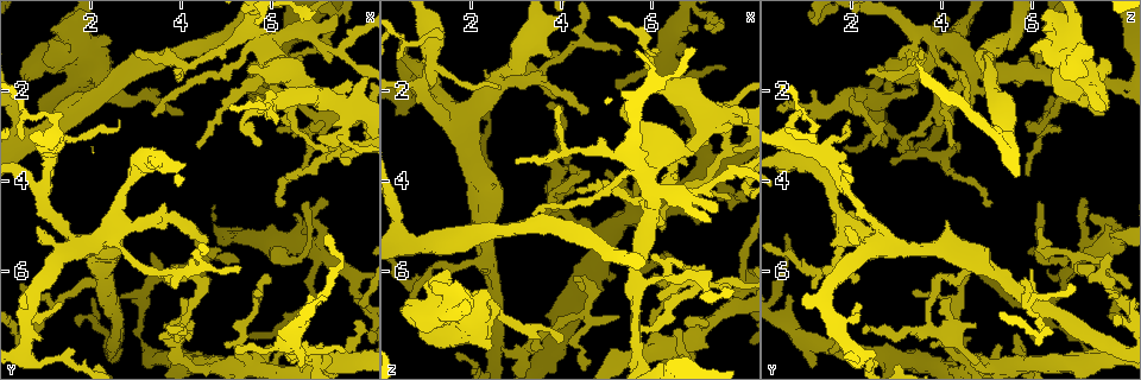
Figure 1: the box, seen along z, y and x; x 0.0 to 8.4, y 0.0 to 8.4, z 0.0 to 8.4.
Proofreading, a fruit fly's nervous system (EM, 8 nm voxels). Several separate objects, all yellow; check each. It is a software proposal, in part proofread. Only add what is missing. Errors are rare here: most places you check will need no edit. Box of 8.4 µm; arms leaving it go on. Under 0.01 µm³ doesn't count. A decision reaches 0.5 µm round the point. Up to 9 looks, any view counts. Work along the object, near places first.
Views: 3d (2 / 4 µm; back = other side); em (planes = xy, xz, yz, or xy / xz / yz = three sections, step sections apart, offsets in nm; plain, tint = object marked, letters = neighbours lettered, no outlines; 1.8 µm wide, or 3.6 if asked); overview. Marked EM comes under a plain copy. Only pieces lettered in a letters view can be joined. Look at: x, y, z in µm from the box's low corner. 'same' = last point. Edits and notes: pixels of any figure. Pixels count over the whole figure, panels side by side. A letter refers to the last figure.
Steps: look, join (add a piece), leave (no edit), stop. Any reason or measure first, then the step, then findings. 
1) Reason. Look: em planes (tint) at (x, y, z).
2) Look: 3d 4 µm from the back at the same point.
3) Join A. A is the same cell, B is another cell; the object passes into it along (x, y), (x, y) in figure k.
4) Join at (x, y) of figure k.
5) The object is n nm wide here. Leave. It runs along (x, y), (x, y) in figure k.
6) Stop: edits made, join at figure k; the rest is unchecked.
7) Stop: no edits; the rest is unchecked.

Sharp bend. Look: em xy step 4 (tint) at (0.55, 7.30, 6.30).

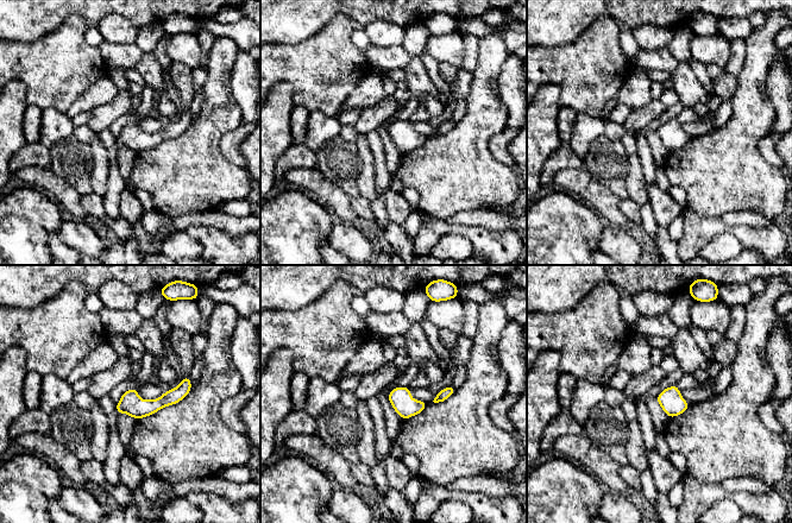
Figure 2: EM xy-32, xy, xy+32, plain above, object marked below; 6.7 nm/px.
See the neighbours. Look: em xy step 4 (letters) at the same point.

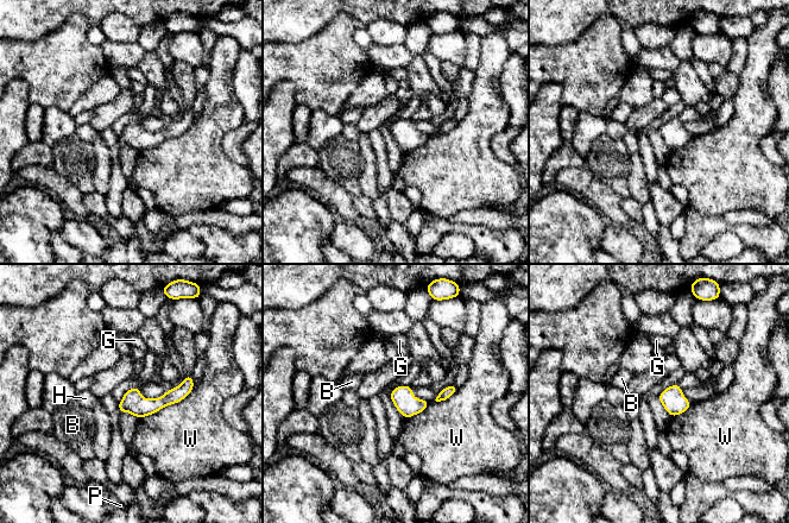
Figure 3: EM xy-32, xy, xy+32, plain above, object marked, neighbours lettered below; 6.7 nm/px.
The longest contact is with W, 420 nm. Leave. B, G, H, P and W are other cells; it runs along (189, 378), (157, 404), (121, 408) in figure 3; none of them fits.

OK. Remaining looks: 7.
Side arm on a straight run. Look: 3d 2 µm from the back at (2.35, 6.35, 5.80).

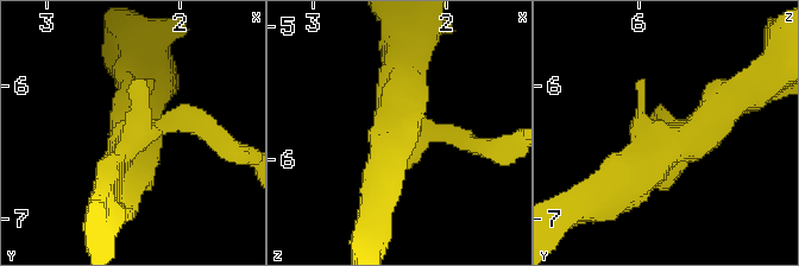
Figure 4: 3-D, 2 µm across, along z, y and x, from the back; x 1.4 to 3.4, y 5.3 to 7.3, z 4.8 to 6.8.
3 arms meet here; the arms are 170, 200, 240 nm wide. Look: em planes (tint) at (2.34, 6.42, 5.78).

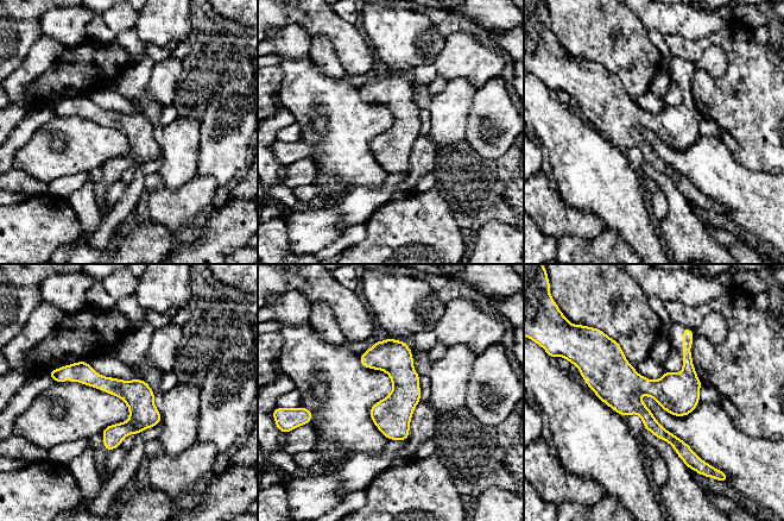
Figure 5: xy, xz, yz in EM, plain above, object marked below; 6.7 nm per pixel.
See the neighbours. Look: em planes (letters) at the same point.

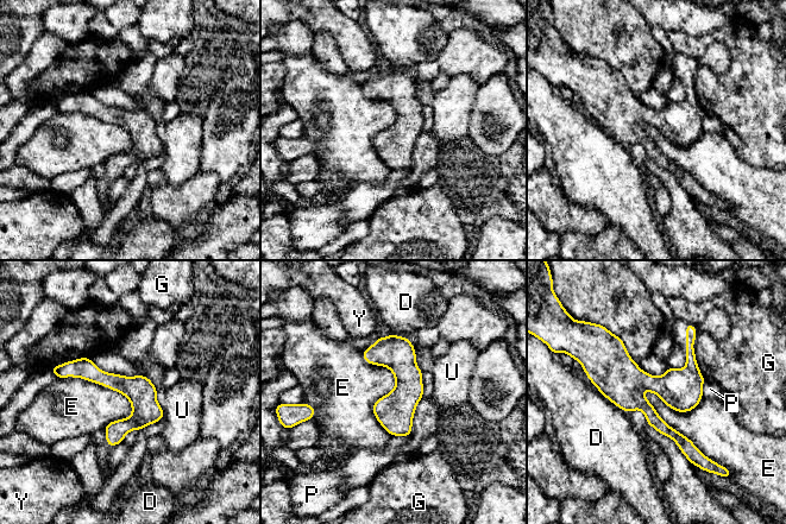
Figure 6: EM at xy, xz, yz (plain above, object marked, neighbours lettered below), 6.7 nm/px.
Leave. D, E, G, P, U and Y are other cells; a border runs along (642, 389), (655, 411), (711, 459) in figure 6; none of them fits.

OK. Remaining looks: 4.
Tapers out. Look: 3d 2 µm from the back at (3.90, 6.10, 2.20).

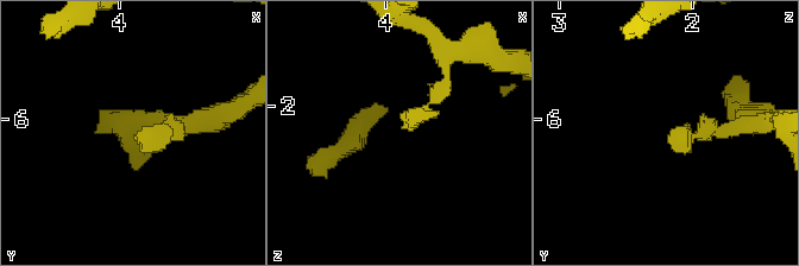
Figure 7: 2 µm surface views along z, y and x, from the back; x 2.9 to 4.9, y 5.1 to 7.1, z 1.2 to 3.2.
Now the EM. Look: em 3.6 µm yz step 16 (letters) at (3.86, 6.12, 2.16).

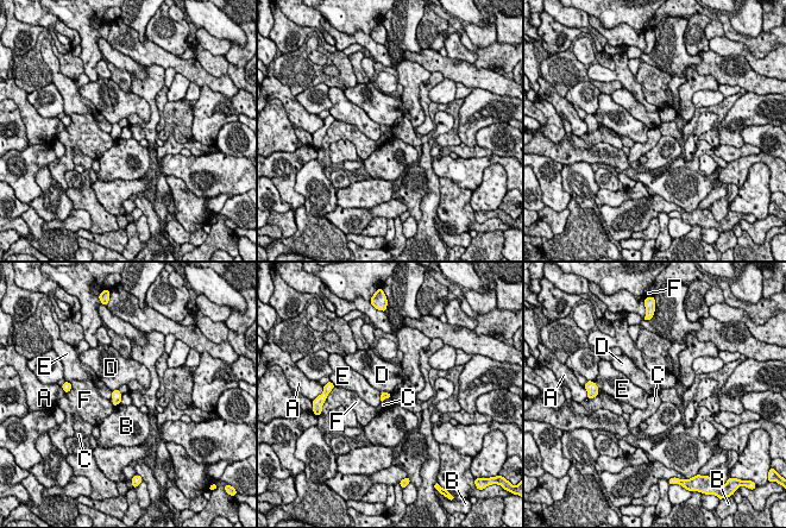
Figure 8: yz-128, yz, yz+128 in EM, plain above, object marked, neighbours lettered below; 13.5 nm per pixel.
Look: em 3.6 µm planes (letters) at the same point.

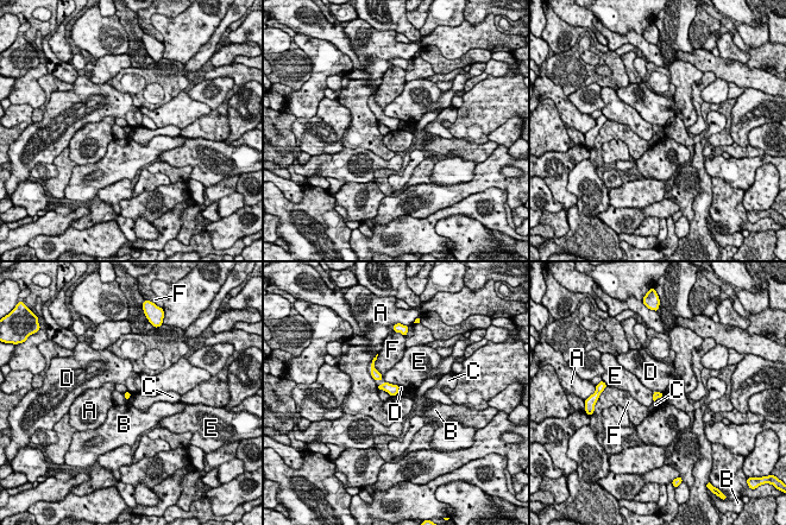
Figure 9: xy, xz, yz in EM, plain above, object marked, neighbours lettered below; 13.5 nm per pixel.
Leave. A, B, C, D, E and F are other cells; none of them fits.

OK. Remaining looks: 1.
Stop: no edits; the rest is unchecked.

